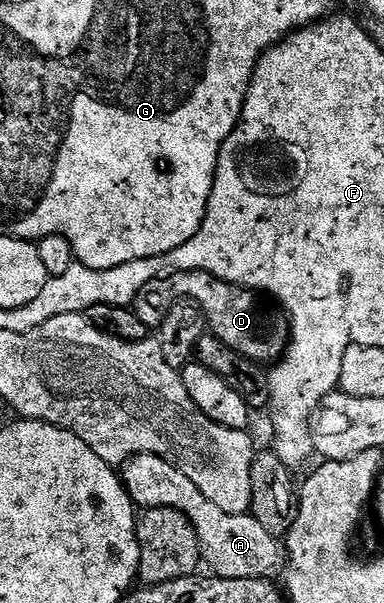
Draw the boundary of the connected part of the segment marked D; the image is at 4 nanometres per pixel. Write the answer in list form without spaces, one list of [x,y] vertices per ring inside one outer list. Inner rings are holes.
[[[173,272],[171,276],[159,276],[158,279],[148,282],[144,290],[140,290],[132,307],[147,330],[158,330],[168,318],[176,297],[195,300],[206,316],[212,335],[220,338],[220,342],[232,346],[232,350],[244,354],[249,360],[270,366],[286,355],[286,349],[290,346],[289,319],[278,310],[266,312],[265,306],[258,301],[261,300],[259,293],[241,288],[239,284],[224,282],[207,272]]]

